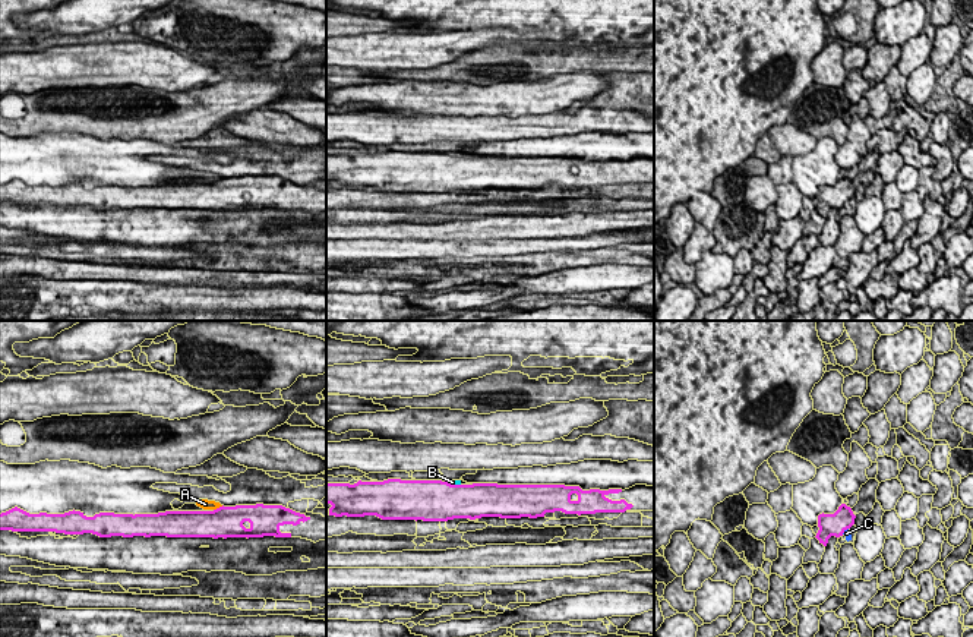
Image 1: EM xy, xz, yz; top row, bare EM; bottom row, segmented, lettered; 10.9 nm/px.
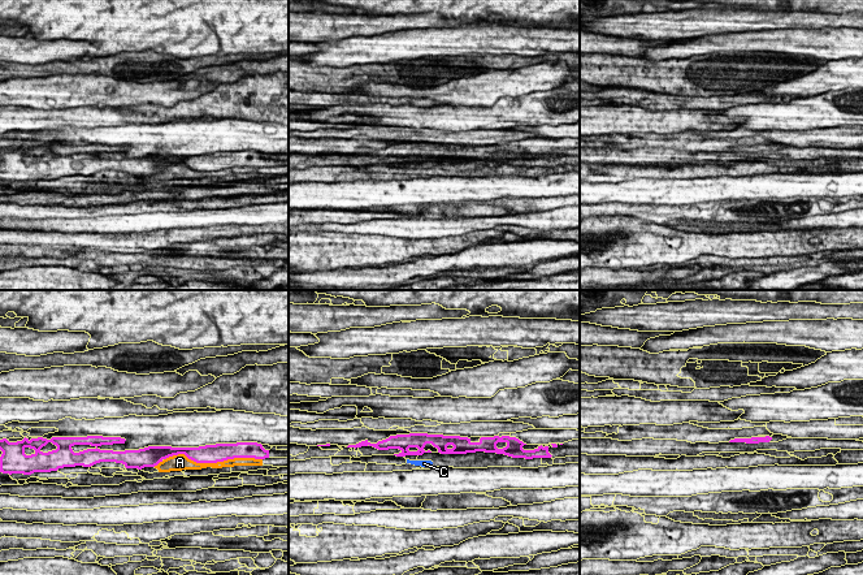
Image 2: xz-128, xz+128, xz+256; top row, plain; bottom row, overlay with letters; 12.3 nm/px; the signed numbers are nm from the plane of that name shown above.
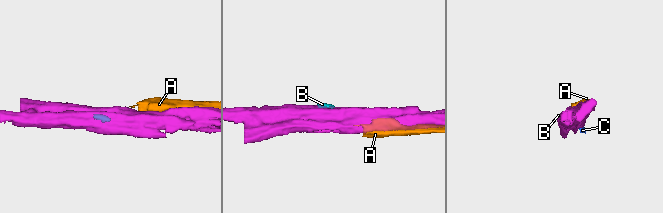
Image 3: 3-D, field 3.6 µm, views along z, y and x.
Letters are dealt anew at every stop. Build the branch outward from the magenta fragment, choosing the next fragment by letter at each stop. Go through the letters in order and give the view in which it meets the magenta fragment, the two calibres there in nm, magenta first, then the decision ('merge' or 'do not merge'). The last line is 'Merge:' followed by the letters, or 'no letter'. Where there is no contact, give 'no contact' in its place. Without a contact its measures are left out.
A: contact in xy; calibres 360 and 120 nm; do not merge
B: contact in xz; calibres 440 and 60 nm; do not merge
C: contact in yz; calibres 260 and 70 nm; do not merge
Merge: no letter

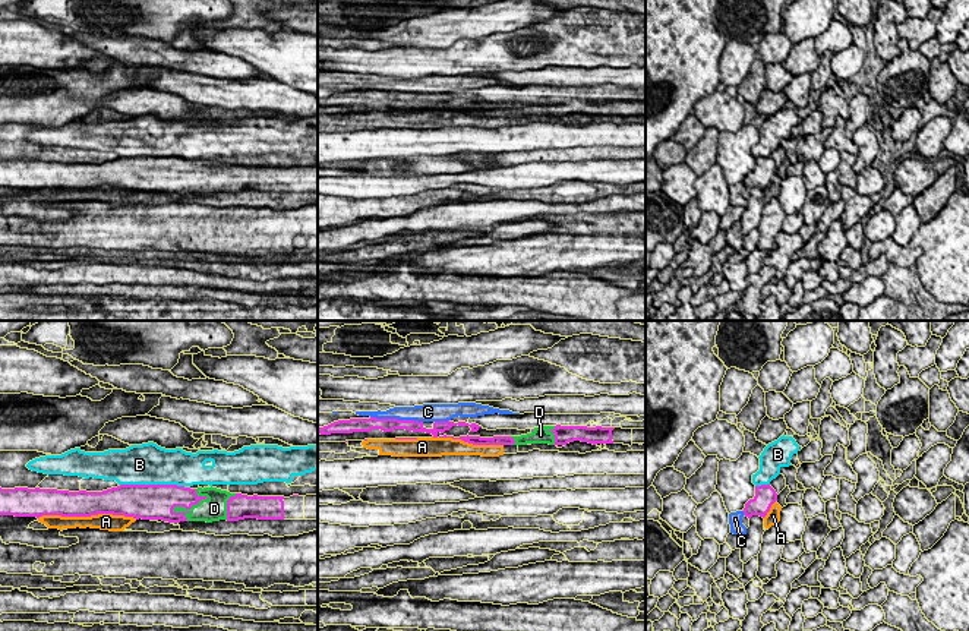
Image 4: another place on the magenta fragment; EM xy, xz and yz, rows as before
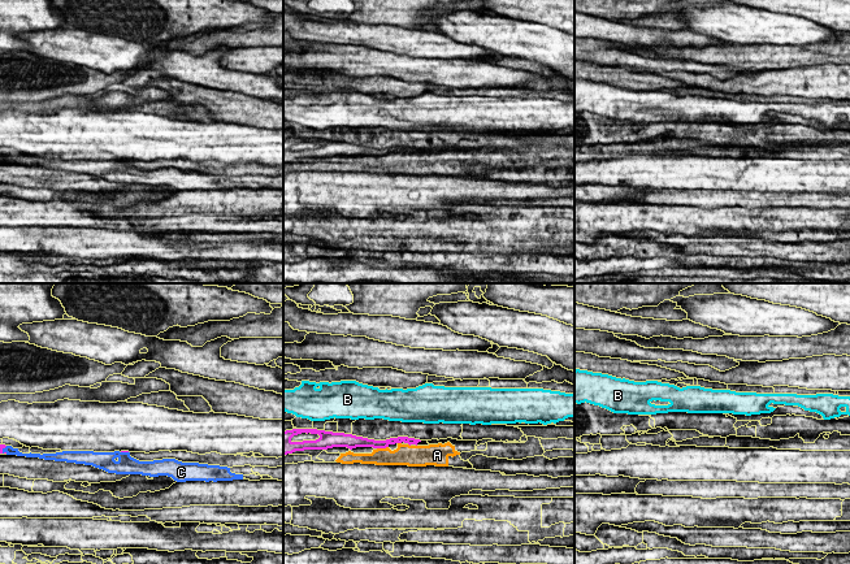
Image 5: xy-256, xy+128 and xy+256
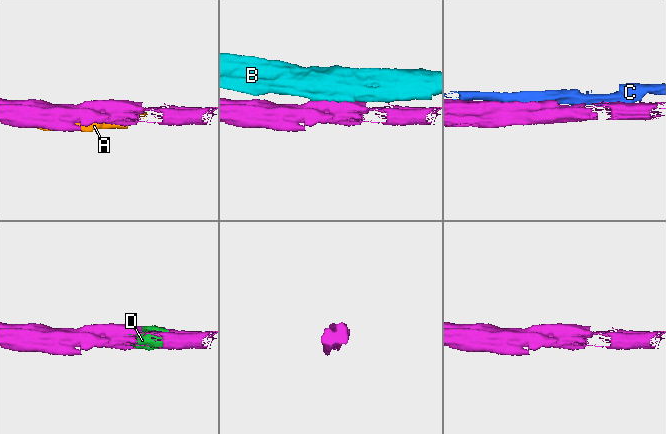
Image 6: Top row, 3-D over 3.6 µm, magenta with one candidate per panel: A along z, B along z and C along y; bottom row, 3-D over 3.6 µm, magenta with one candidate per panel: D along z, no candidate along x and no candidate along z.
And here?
A: contact in xy; calibres 280 and 190 nm; do not merge
B: contact in xy; calibres 380 and 440 nm; do not merge
C: contact in xz; calibres 160 and 190 nm; do not merge
D: contact in xy; calibres 260 and 260 nm; merge
Merge: D

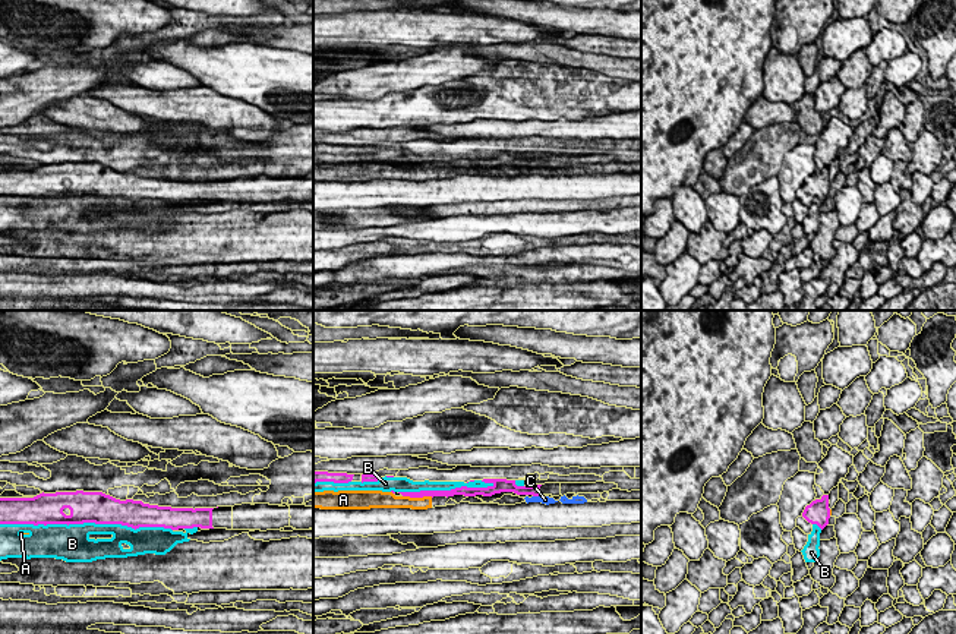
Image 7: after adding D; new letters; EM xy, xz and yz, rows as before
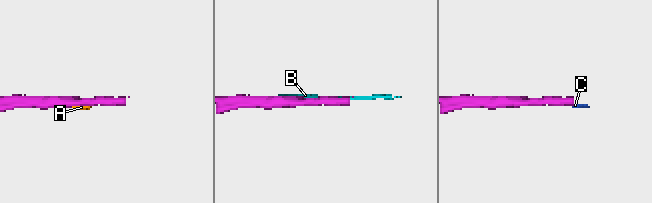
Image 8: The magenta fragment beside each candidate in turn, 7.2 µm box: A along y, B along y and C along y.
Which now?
A: contact in xz; calibres 70 and 140 nm; do not merge
B: contact in xy; calibres 360 and 340 nm; do not merge
C: contact in xz; calibres 120 and 100 nm; do not merge
Merge: no letter

